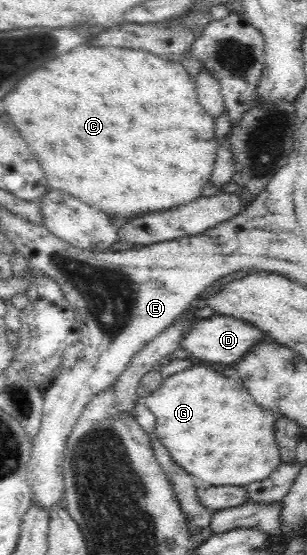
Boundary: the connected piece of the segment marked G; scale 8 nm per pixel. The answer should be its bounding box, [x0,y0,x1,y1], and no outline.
[145,366,282,487]

